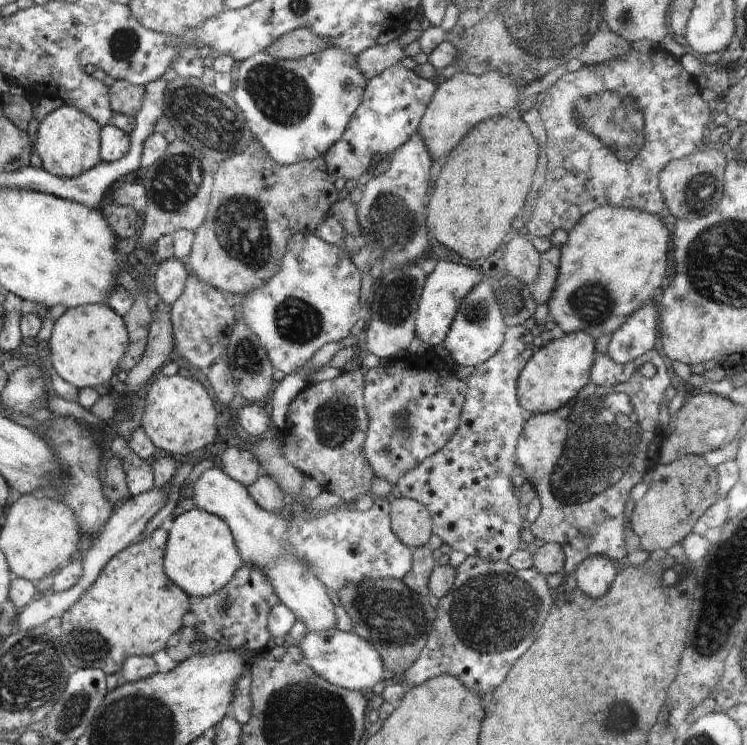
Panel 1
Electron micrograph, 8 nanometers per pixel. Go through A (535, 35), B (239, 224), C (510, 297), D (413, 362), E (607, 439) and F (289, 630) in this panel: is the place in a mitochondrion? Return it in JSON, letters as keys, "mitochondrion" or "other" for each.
{"A":"mitochondrion","B":"mitochondrion","C":"mitochondrion","D":"other","E":"mitochondrion","F":"other"}

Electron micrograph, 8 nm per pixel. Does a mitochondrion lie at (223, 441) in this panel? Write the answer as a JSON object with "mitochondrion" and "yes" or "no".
{"mitochondrion":"no"}

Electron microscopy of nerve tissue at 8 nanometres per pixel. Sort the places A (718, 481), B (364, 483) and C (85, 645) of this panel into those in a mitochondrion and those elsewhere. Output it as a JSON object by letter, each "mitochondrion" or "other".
{"A":"other","B":"other","C":"mitochondrion"}

